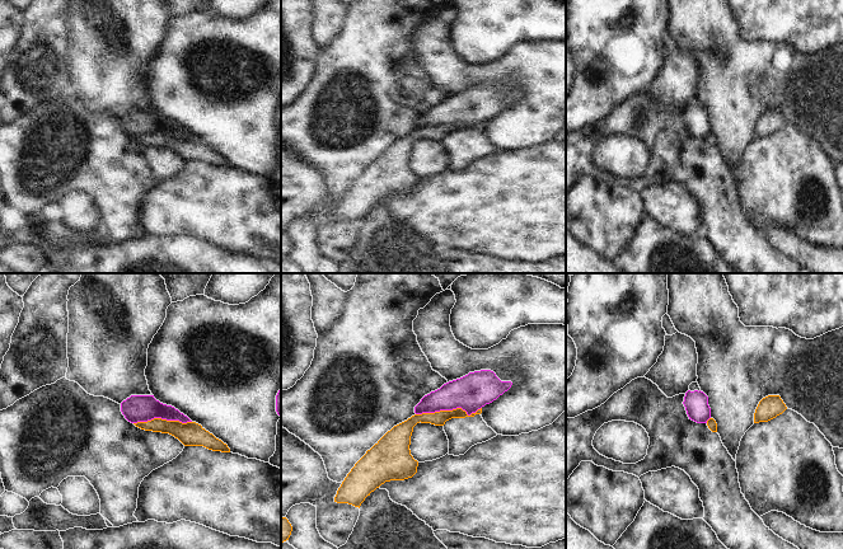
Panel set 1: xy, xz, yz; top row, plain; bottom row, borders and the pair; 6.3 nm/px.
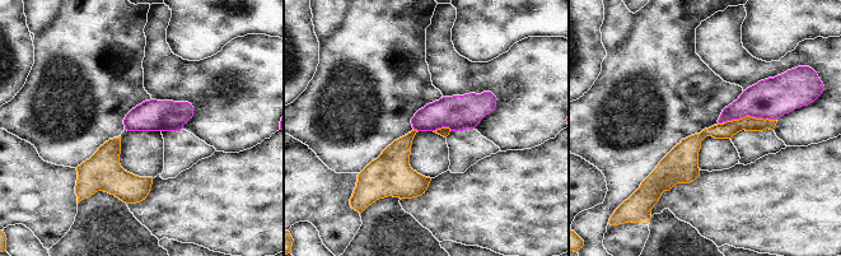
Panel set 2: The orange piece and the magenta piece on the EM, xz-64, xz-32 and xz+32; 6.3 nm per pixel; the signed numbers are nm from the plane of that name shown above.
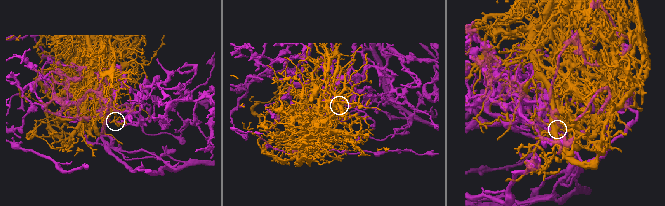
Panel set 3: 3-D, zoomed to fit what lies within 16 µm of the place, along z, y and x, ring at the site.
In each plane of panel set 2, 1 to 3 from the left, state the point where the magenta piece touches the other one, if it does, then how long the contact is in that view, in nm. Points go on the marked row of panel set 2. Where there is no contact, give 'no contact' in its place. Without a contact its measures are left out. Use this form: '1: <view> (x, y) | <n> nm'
1: no contact
2: xz-32 (442, 128) | 110 nm
3: xz+32 (750, 116) | 320 nm

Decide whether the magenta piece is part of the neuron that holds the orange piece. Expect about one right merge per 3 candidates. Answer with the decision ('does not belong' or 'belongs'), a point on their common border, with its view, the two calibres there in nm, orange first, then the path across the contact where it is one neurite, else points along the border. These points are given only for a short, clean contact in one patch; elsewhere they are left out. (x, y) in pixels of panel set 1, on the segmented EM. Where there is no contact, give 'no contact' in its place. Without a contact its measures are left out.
does not belong | xz (448, 411) | 90/220 nm

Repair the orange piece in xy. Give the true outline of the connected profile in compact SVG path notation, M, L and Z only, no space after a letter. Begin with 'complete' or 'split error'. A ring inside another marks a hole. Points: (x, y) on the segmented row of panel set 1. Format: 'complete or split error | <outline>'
complete | M154 418L134 424L145 431L169 433L178 438L184 446L203 446L212 451L230 452L226 444L196 422L182 423L179 421Z

